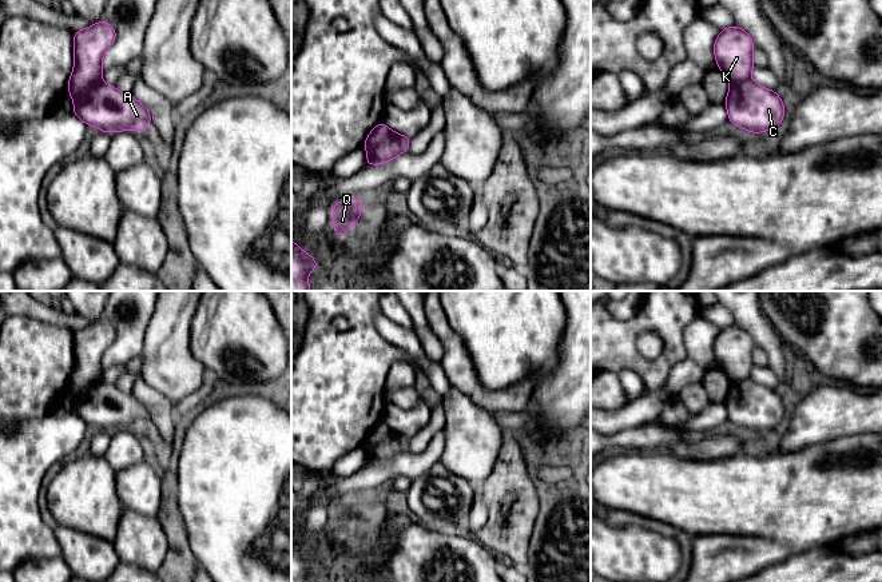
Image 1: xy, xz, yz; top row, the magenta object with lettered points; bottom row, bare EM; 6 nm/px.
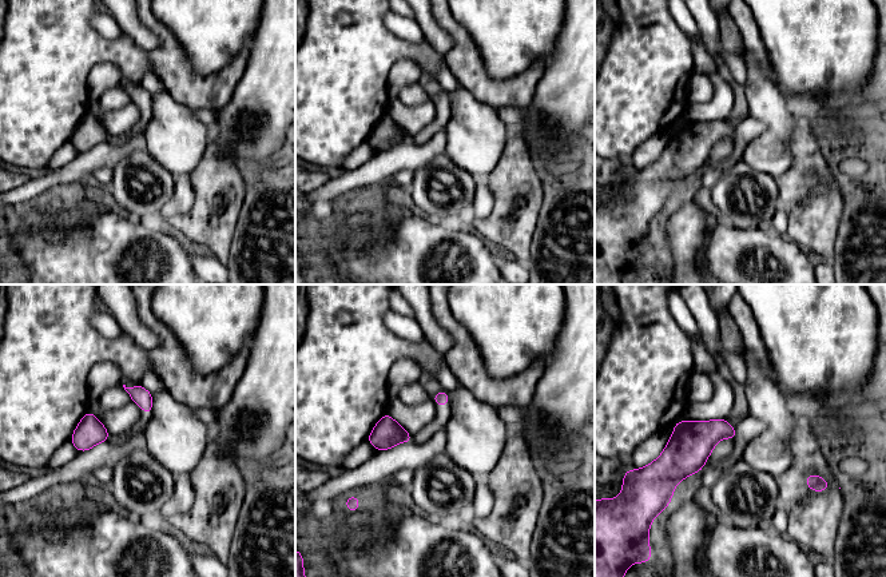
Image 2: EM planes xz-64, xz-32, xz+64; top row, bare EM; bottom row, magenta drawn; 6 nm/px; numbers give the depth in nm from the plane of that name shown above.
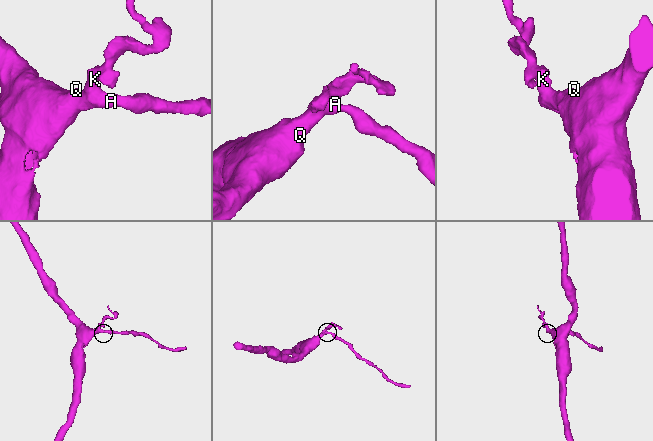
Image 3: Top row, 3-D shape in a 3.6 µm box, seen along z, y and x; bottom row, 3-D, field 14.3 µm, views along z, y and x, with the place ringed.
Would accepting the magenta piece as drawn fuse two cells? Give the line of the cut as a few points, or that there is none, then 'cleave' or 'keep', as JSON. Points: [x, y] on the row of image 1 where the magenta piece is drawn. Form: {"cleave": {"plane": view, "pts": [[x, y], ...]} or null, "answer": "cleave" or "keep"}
{"cleave": {"plane": "xz", "pts": [[393, 132], [368, 151]]}, "answer": "cleave"}

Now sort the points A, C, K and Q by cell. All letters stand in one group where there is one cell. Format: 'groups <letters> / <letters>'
groups A C Q / K

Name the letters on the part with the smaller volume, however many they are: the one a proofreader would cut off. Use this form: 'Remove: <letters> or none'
Remove: K

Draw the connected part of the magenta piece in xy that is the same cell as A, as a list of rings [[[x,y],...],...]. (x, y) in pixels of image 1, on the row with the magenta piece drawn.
[[[103,81],[87,87],[79,96],[74,97],[72,111],[86,125],[98,127],[102,132],[142,131],[151,124],[148,109],[132,95],[126,95]]]

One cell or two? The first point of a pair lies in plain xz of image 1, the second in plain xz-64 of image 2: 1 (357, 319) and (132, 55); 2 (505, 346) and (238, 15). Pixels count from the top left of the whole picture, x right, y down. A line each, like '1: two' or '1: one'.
1: one
2: one

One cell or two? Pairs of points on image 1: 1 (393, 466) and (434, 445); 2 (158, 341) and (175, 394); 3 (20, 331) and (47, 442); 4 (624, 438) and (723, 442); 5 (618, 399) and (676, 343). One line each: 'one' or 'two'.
1: one
2: one
3: two
4: one
5: two

